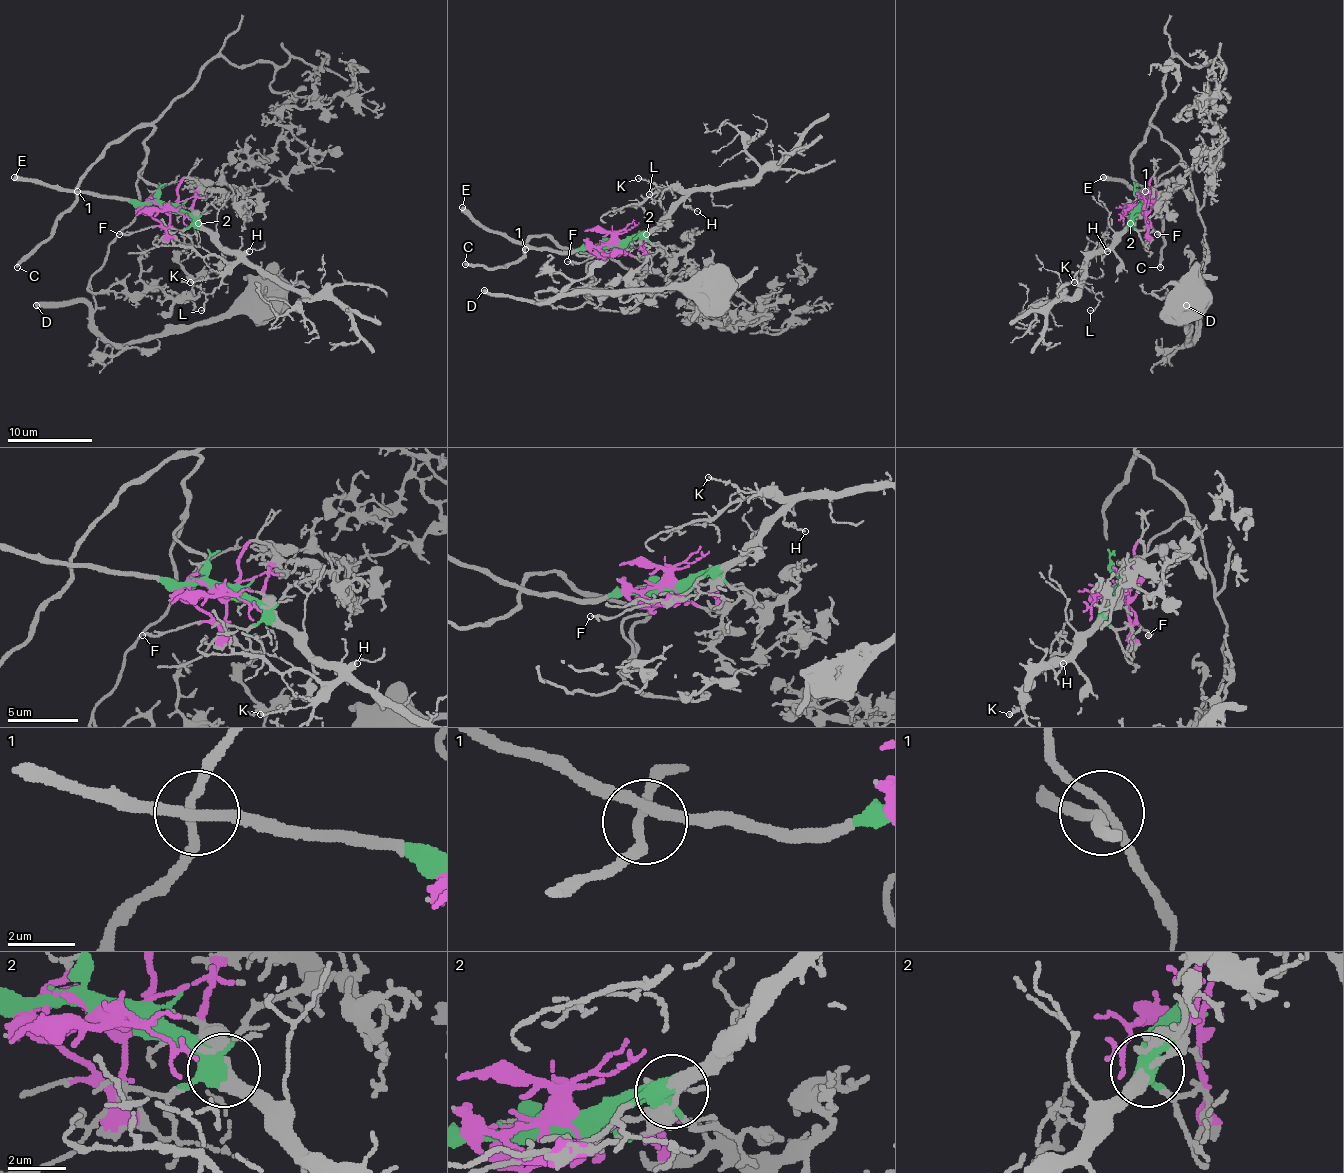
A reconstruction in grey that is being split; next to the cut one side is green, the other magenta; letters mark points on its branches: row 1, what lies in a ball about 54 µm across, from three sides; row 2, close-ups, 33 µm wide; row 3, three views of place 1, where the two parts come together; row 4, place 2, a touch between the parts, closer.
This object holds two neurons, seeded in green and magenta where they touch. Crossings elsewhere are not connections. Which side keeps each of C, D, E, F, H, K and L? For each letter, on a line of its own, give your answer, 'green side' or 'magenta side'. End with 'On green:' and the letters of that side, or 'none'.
C: magenta side
D: magenta side
E: green side
F: magenta side
H: green side
K: green side
L: green side
On green: E, H, K, L

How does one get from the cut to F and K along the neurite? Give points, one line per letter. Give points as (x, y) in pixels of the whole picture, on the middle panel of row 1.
F: (617, 243), (619, 249), (615, 251), (593, 256), (583, 262), (568, 262)
K: (617, 245), (627, 245), (634, 239), (642, 239), (684, 194), (638, 177)

